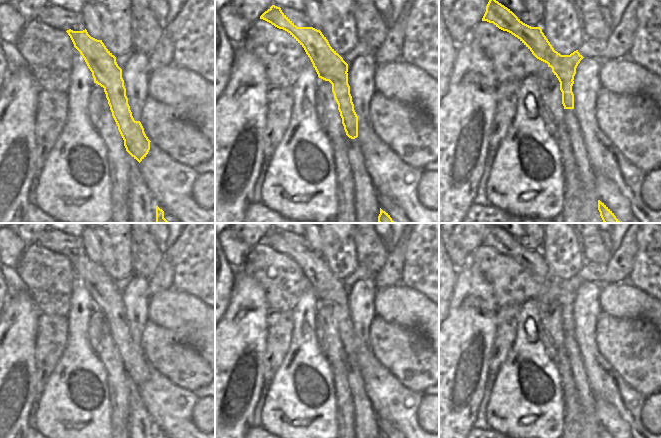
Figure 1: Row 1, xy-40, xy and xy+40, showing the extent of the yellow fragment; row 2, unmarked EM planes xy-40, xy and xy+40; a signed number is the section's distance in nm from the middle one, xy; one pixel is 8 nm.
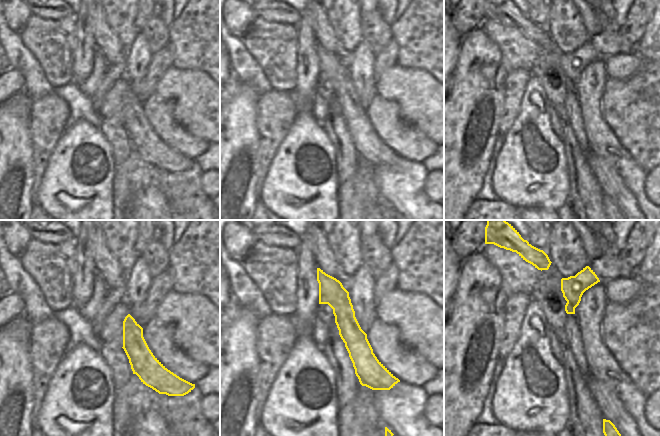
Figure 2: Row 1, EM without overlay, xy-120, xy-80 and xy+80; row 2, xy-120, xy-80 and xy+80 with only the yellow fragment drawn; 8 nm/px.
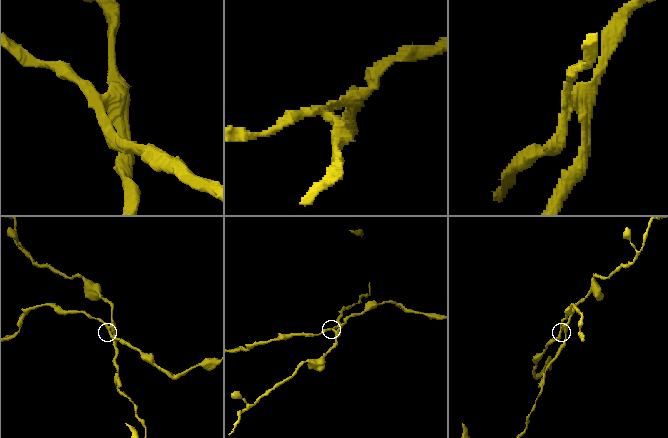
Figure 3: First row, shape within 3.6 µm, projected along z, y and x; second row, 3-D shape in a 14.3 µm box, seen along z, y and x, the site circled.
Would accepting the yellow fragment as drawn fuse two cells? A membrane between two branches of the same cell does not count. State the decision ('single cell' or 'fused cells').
fused cells

